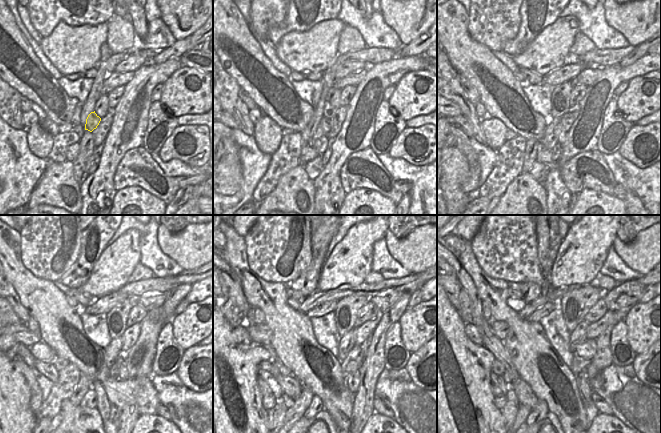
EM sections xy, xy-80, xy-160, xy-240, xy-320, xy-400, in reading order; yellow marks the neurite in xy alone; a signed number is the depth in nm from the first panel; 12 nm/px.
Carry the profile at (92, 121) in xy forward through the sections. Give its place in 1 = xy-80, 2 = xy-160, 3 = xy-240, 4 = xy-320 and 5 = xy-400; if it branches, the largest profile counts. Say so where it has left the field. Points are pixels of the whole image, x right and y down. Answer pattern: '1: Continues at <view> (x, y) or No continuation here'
1: Continues at xy-80 (324, 123)
2: Continues at xy-160 (561, 135)
3: Continues at xy-240 (123, 375)
4: Continues at xy-320 (352, 381)
5: Continues at xy-400 (584, 389)

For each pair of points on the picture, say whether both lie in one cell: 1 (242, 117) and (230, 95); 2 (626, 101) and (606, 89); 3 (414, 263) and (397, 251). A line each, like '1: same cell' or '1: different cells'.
1: same cell
2: different cells
3: same cell

